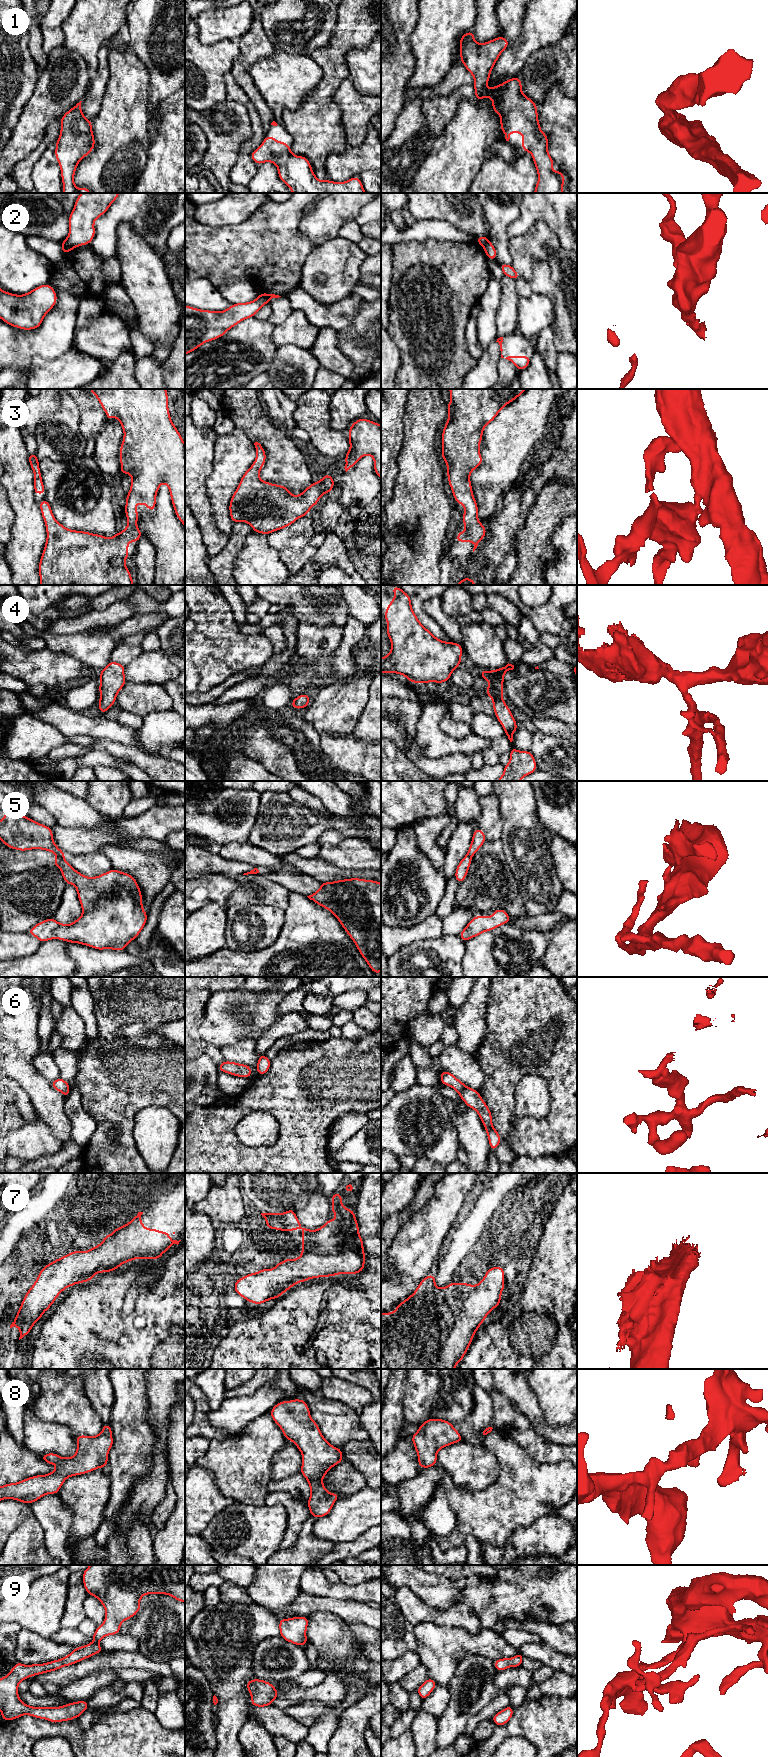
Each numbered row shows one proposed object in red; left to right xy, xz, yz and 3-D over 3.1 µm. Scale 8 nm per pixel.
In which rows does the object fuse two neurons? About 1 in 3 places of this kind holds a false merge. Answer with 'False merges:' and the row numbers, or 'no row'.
False merges: 2, 5, 6

